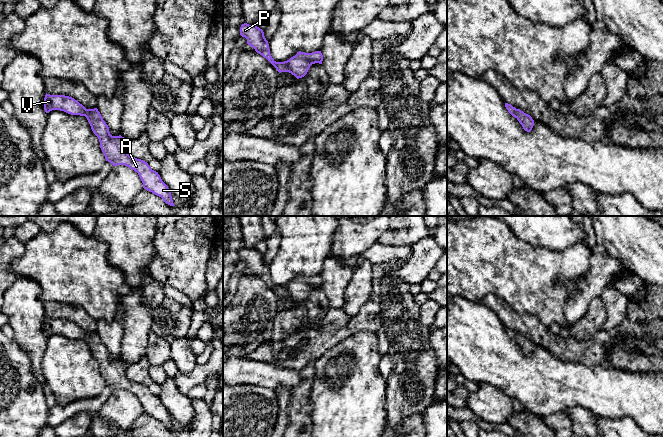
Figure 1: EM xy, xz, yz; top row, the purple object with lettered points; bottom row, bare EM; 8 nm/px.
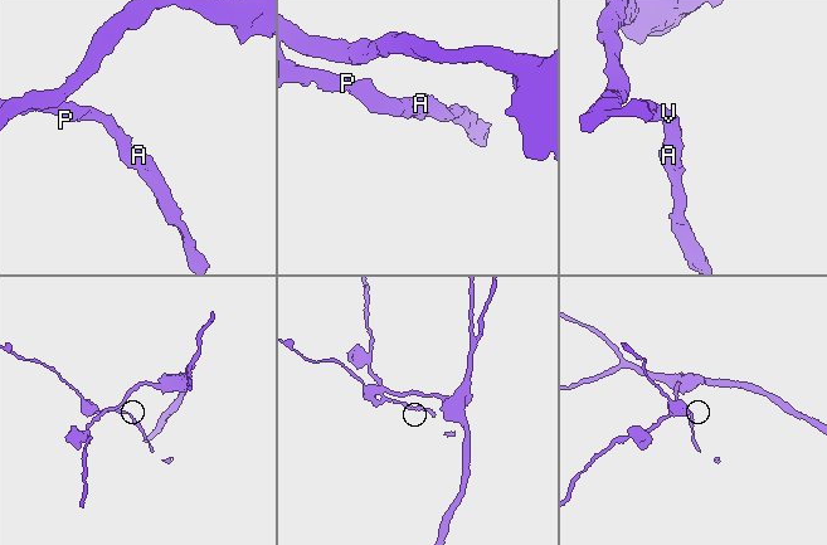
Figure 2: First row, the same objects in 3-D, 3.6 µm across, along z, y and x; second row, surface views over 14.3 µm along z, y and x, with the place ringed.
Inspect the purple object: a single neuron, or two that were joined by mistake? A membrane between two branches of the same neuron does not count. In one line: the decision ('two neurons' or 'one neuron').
two neurons

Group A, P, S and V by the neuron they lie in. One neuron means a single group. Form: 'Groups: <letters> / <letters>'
Groups: A S / P V

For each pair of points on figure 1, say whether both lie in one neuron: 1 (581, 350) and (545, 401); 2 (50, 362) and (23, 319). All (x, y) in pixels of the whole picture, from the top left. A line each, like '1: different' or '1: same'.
1: different
2: different

